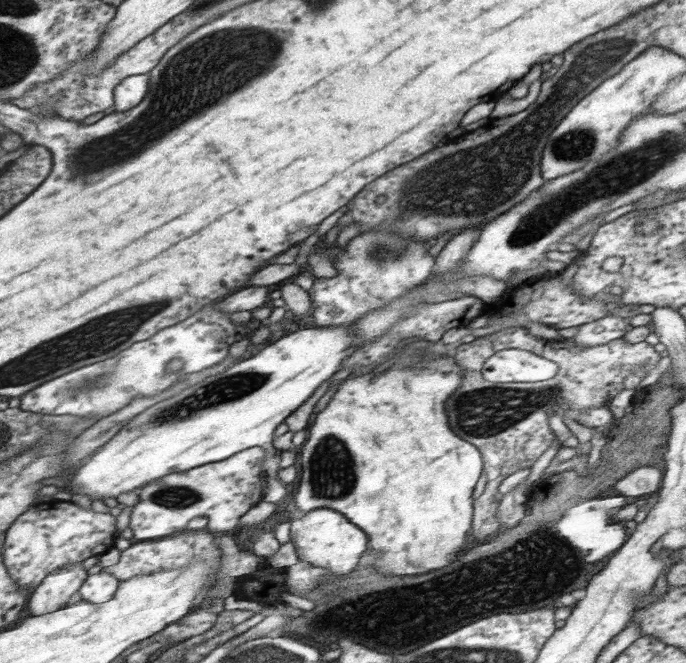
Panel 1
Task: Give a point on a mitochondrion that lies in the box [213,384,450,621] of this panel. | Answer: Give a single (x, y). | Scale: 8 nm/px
(331, 473)

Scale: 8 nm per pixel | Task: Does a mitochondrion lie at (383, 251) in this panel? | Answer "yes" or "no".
yes

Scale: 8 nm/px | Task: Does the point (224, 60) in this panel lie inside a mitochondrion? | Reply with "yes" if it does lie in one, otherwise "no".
yes

